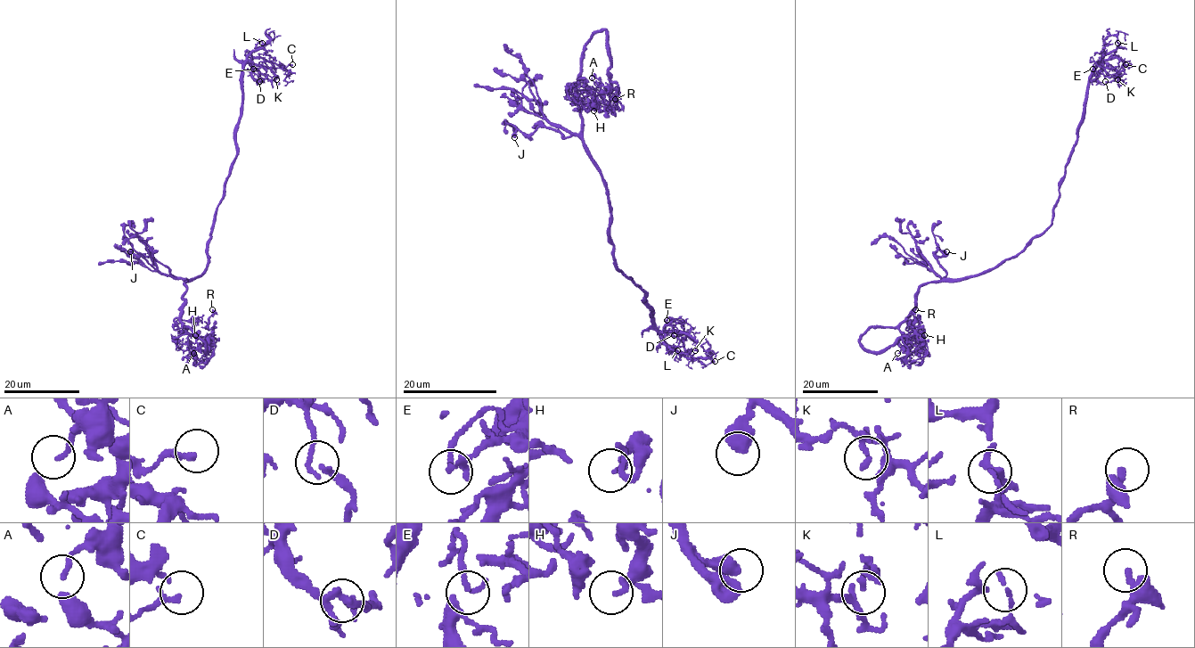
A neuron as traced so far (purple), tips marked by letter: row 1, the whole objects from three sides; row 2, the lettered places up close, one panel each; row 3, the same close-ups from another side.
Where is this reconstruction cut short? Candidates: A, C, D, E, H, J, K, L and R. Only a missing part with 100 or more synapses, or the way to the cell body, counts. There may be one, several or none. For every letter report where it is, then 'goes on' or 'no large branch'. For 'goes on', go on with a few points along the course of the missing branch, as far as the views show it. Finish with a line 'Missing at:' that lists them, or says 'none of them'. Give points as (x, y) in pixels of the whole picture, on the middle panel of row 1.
A: place (592, 77); no large branch
C: place (715, 361); no large branch
D: place (674, 335); no large branch
E: place (667, 320); no large branch
H: place (593, 110); no large branch
J: place (514, 137); no large branch
K: place (695, 350); no large branch
L: place (677, 350); no large branch
R: place (615, 99); no large branch
Missing at: none of them

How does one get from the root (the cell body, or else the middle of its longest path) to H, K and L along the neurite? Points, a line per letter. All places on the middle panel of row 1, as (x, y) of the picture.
H: (610, 225), (608, 191), (583, 140), (582, 102), (577, 93), (581, 80), (595, 93), (597, 107), (593, 110)
K: (610, 225), (614, 265), (645, 294), (652, 310), (652, 324), (660, 332), (688, 333), (696, 342), (695, 350)
L: (610, 225), (614, 265), (645, 294), (645, 299), (652, 310), (652, 327), (674, 354), (678, 353), (677, 350)

